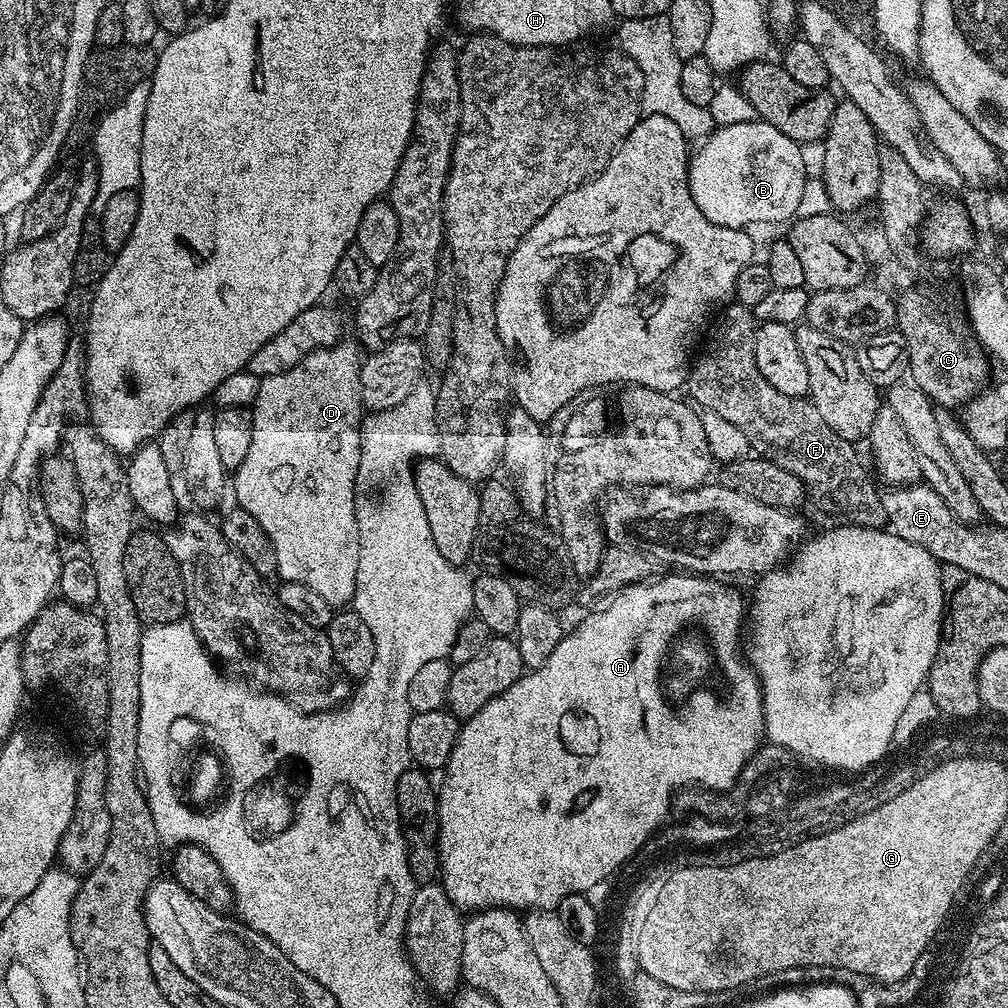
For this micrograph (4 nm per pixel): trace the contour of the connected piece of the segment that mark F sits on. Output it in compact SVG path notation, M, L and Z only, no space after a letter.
M732 302L723 309L722 315L724 317L712 341L691 365L687 395L701 409L718 414L718 418L726 418L726 422L738 426L738 430L742 430L752 443L753 453L782 466L782 470L790 470L794 478L803 482L805 493L811 499L813 496L826 511L859 528L884 528L888 519L880 501L882 492L876 489L873 473L864 469L856 453L857 445L830 430L811 399L778 394L778 390L762 378L758 358L754 358L758 321L753 309Z

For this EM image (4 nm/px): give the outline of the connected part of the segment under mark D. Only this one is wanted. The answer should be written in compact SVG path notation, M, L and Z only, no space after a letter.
M341 342L332 348L320 348L298 366L261 379L252 418L254 438L246 462L234 470L235 503L250 513L268 535L279 579L298 582L314 590L318 598L336 610L351 605L358 574L356 475L360 465L362 356L356 353L357 345L352 344Z

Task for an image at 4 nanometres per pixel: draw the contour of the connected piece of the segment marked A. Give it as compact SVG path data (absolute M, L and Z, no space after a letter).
M699 574L672 575L676 576L664 576L661 580L652 578L645 583L630 585L613 595L603 605L605 608L600 608L597 612L590 613L573 632L571 629L564 635L558 642L558 647L555 648L554 654L550 654L550 658L541 668L531 669L527 674L521 676L518 682L514 682L514 686L510 686L506 690L502 690L502 694L490 698L490 702L486 702L486 706L482 706L482 710L478 710L478 714L467 717L461 723L460 733L454 742L454 750L450 750L450 758L442 769L444 777L438 780L438 795L436 798L436 820L440 824L440 833L436 839L440 850L438 880L439 883L443 884L450 902L454 902L457 908L468 914L483 912L486 908L555 910L562 902L562 898L566 898L570 894L578 894L579 892L586 893L592 886L598 886L600 876L605 876L608 868L616 868L616 864L620 864L620 860L624 860L624 856L628 856L628 852L632 852L632 848L636 848L636 844L640 844L640 840L644 840L644 836L648 836L648 828L653 828L656 825L656 820L662 819L664 816L664 804L668 804L668 796L672 793L674 786L679 786L680 780L698 780L708 790L726 792L735 787L742 769L747 766L748 761L755 756L756 751L765 743L764 695L760 689L760 679L757 678L755 670L753 670L751 663L749 663L745 653L742 651L742 632L740 636L740 627L743 624L745 627L746 624L746 596L743 596L738 589L731 588L728 585L731 583L725 582L720 578L701 576Z

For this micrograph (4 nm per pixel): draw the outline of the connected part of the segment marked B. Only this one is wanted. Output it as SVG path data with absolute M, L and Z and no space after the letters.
M757 118L750 122L738 122L734 126L717 127L699 146L701 148L697 152L695 149L691 153L688 175L694 202L700 205L702 214L710 222L723 228L748 230L753 227L751 224L780 224L796 216L806 179L805 149L786 138L782 130L774 130L774 126Z

